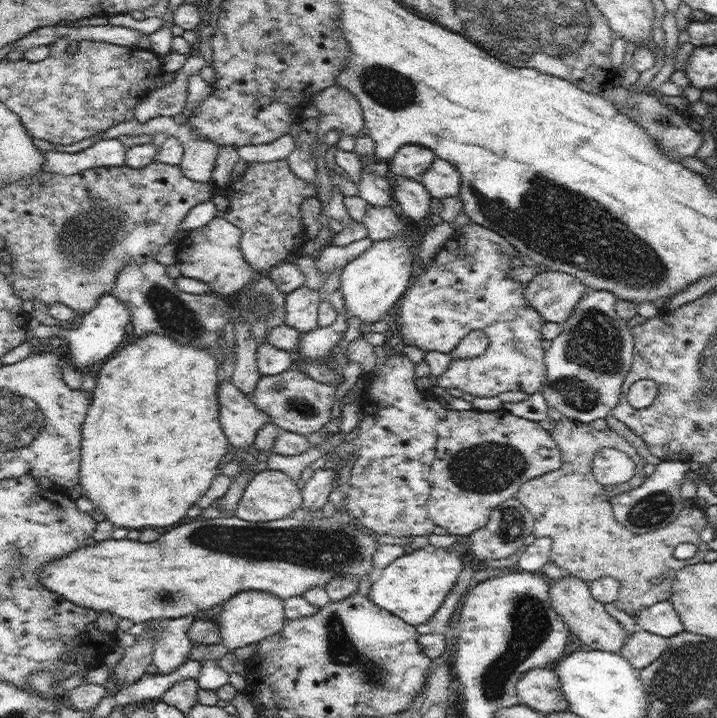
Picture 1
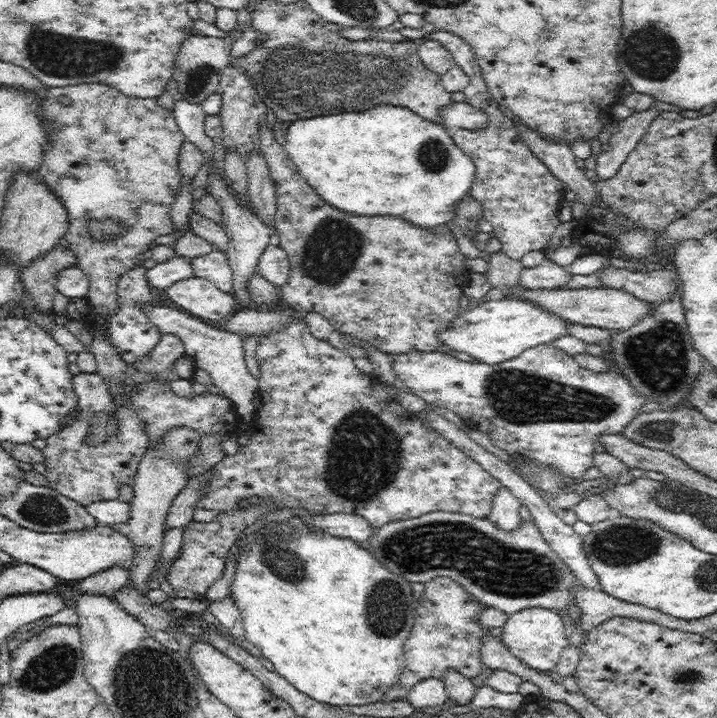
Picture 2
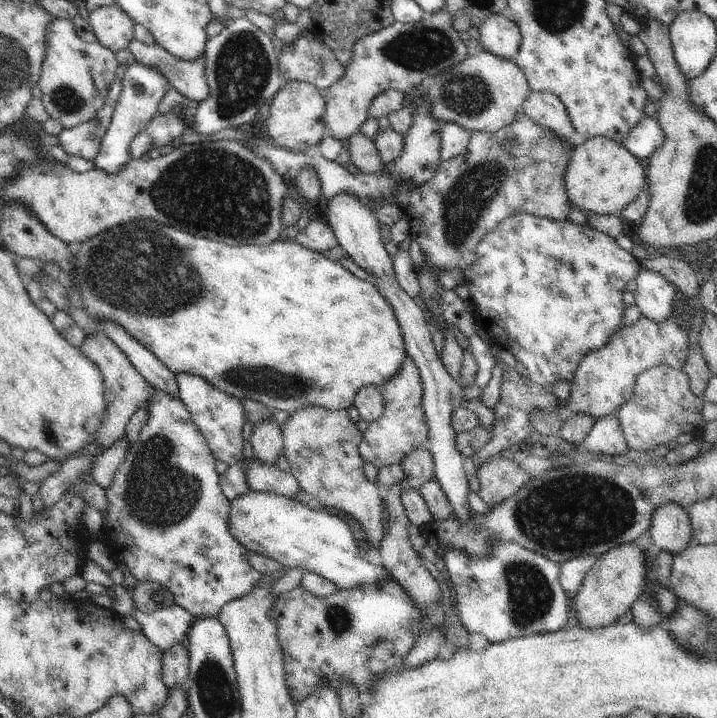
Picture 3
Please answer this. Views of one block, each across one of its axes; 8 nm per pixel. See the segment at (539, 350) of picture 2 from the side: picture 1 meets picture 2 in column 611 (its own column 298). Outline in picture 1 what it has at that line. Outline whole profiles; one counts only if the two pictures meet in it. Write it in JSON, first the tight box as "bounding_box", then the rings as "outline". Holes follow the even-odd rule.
{"bounding_box":[251,369,336,436],"outline":[[[288,369],[274,375],[261,375],[251,398],[277,427],[308,436],[330,422],[336,402],[336,385],[318,382],[304,371]]]}

